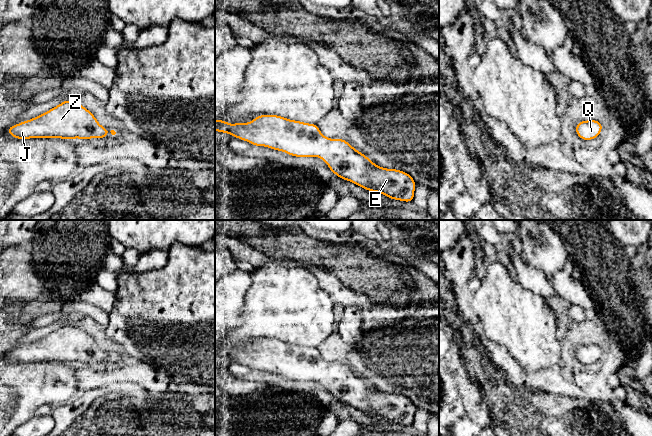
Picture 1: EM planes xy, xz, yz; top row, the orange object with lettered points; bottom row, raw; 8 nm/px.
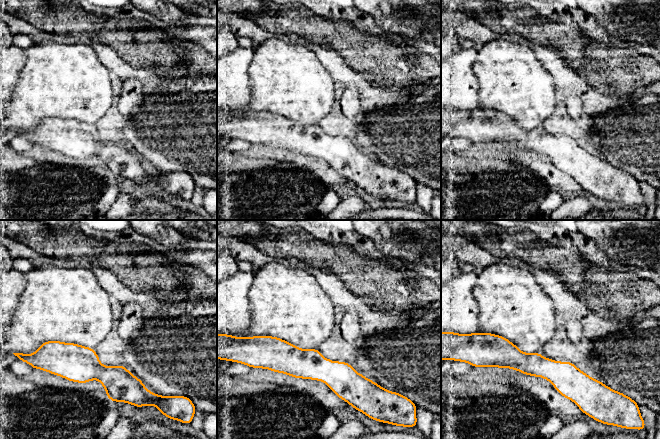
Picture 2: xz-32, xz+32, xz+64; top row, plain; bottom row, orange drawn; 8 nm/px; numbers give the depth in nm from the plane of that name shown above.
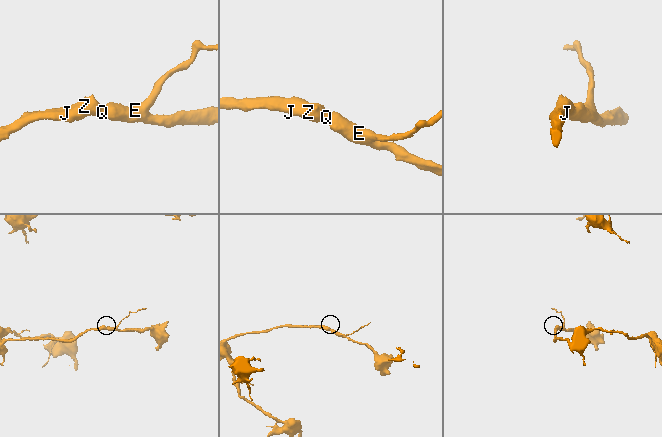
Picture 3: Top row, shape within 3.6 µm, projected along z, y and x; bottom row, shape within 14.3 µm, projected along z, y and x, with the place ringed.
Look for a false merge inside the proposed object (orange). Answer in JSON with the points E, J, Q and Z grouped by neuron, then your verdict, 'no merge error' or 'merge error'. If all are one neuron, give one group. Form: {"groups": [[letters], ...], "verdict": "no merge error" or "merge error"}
{"groups": [["E", "J", "Q", "Z"]], "verdict": "no merge error"}

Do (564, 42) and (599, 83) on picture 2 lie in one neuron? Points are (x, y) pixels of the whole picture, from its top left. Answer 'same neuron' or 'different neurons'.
same neuron

